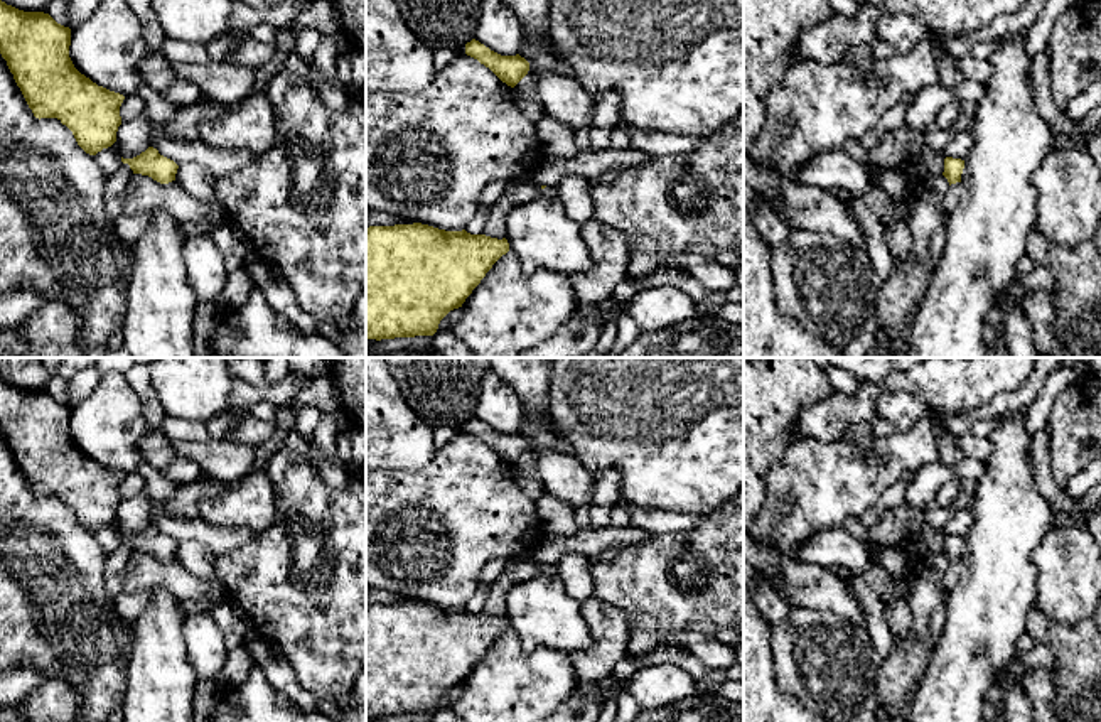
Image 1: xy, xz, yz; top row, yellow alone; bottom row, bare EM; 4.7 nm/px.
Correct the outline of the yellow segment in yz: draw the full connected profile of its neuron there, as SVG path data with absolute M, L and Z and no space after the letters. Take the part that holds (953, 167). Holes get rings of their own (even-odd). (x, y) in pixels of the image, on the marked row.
M946 157L944 159L944 172L943 175L948 179L949 186L961 182L961 174L964 169L964 160Z

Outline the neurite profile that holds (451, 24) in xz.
M395 0L408 29L430 49L470 42L482 0Z

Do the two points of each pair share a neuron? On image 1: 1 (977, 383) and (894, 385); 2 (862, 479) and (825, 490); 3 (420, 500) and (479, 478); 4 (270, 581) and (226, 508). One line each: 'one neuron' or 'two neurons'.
1: one neuron
2: one neuron
3: one neuron
4: two neurons

